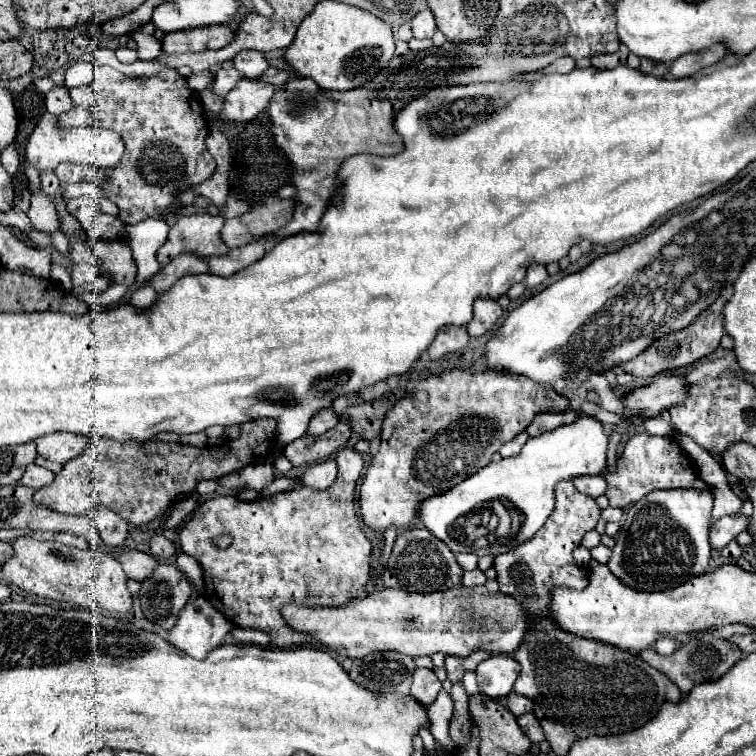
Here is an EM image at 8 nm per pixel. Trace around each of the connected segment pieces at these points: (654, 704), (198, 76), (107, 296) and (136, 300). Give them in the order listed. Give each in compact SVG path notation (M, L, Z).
M534 623L534 629L522 643L522 649L512 653L522 667L514 691L534 701L534 715L538 717L552 751L558 755L566 755L572 743L590 735L618 735L634 731L654 719L664 701L680 699L678 687L670 683L664 673L658 673L654 667L640 661L634 653L622 653L622 649L610 649L610 645L598 645L594 641L578 641L548 623Z
M202 71L202 73L192 73L188 79L188 87L190 89L194 89L194 91L204 91L208 85L212 85L212 81L214 81L214 77L212 77L212 73L210 71Z
M112 283L112 285L108 287L108 291L106 291L106 293L102 293L102 295L90 295L90 297L92 297L92 301L90 301L90 303L112 305L112 303L118 303L118 301L126 295L126 291L128 291L128 287L126 287L126 285Z
M144 285L144 287L140 287L140 289L136 289L132 293L132 299L130 301L138 309L148 309L156 301L156 297L158 297L158 293L150 285Z

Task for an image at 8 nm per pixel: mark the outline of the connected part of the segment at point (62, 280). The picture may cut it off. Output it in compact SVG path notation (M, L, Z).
M54 265L54 267L52 267L50 277L52 277L56 283L60 283L66 291L70 291L70 275L68 275L68 271L64 271L64 267Z

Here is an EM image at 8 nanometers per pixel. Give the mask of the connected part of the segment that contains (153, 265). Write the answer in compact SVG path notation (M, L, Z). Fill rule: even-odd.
M148 217L136 225L126 225L126 241L132 247L132 253L136 253L136 265L138 265L138 283L146 283L154 273L158 273L160 265L156 261L158 247L168 237L168 223L164 219Z

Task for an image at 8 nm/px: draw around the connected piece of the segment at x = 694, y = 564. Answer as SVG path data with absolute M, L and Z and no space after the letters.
M700 489L652 491L638 505L624 509L622 529L608 561L608 569L630 589L662 591L682 585L709 570L709 530L714 498Z

